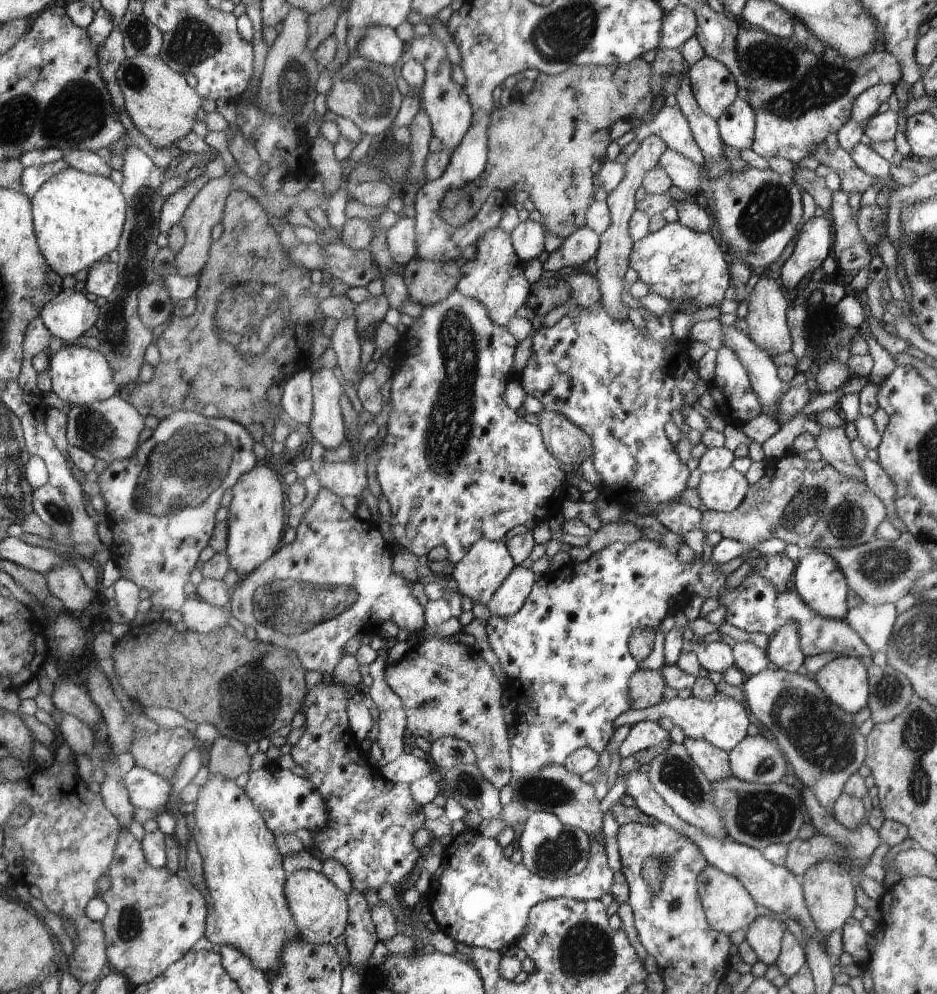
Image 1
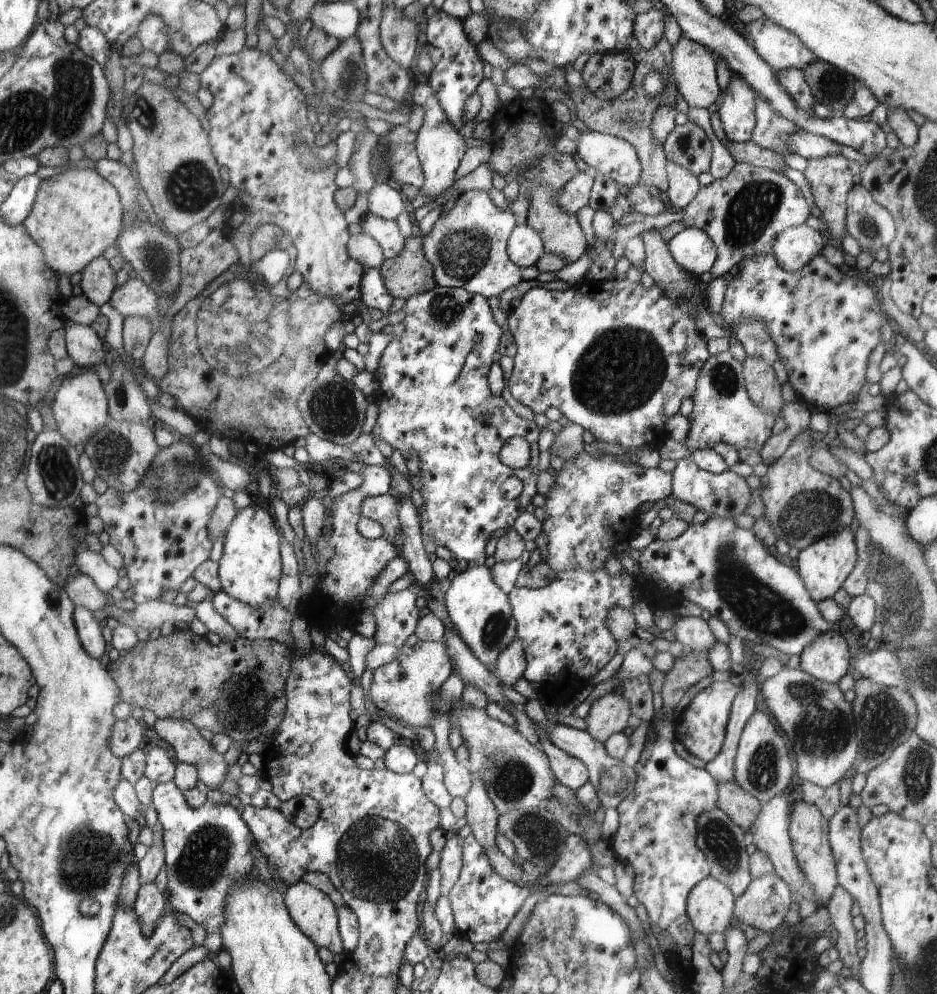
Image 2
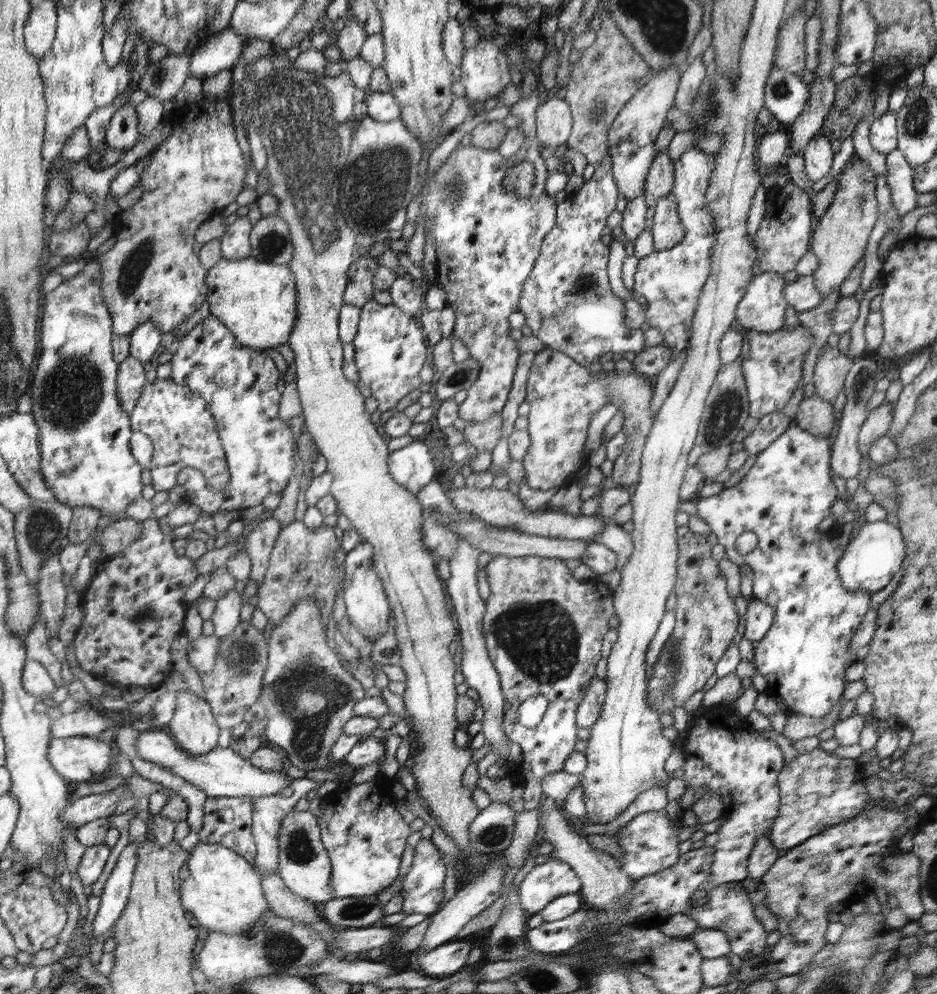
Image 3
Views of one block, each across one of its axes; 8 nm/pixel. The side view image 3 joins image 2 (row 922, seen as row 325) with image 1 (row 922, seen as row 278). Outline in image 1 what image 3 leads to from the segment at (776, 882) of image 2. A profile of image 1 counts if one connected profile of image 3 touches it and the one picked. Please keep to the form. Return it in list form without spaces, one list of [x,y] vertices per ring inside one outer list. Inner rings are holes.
[[[773,914],[760,915],[750,927],[746,929],[745,941],[752,947],[762,962],[774,965],[781,953],[783,936],[786,934],[787,924]]]

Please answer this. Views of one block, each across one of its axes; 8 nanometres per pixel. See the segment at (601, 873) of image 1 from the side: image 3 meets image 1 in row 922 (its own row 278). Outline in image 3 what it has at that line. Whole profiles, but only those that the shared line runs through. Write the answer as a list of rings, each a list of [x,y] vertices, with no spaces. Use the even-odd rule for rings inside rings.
[[[536,89],[533,93],[519,98],[519,101],[510,106],[510,118],[518,120],[518,130],[524,134],[524,145],[510,158],[504,158],[497,150],[482,150],[479,147],[459,145],[451,153],[425,184],[420,195],[415,196],[407,206],[407,220],[416,226],[418,210],[424,210],[426,227],[430,226],[430,238],[436,244],[438,272],[436,282],[446,293],[447,306],[454,309],[455,326],[453,337],[457,337],[470,351],[472,359],[480,364],[480,373],[474,384],[466,390],[466,400],[459,406],[459,418],[466,423],[478,423],[500,415],[508,400],[508,392],[512,386],[512,376],[516,370],[516,360],[521,355],[517,342],[510,337],[512,329],[508,316],[519,310],[522,290],[531,270],[538,263],[541,246],[548,233],[551,232],[556,222],[556,200],[554,196],[542,192],[546,180],[544,160],[540,158],[540,150],[544,148],[536,139],[535,112],[541,99],[541,92]],[[521,162],[531,162],[535,181],[531,195],[525,199],[520,194],[508,194],[504,190],[503,178],[513,166]]]

